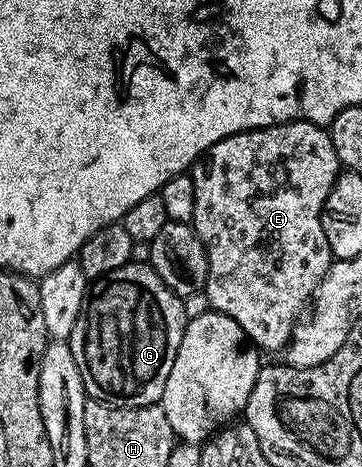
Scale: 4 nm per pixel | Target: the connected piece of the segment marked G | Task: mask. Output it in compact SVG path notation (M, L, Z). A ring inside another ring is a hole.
M131 262L112 270L106 276L97 277L89 285L86 306L76 322L69 338L69 346L80 366L80 378L91 400L113 404L115 408L143 408L158 404L164 394L164 382L172 374L172 362L176 362L177 350L187 324L183 297L177 296L146 262Z

